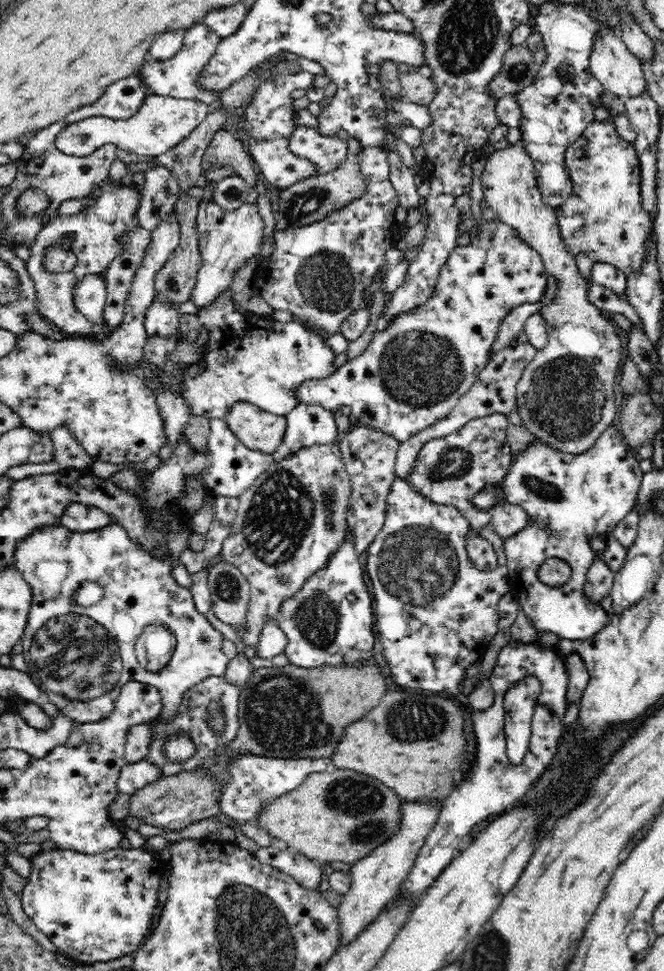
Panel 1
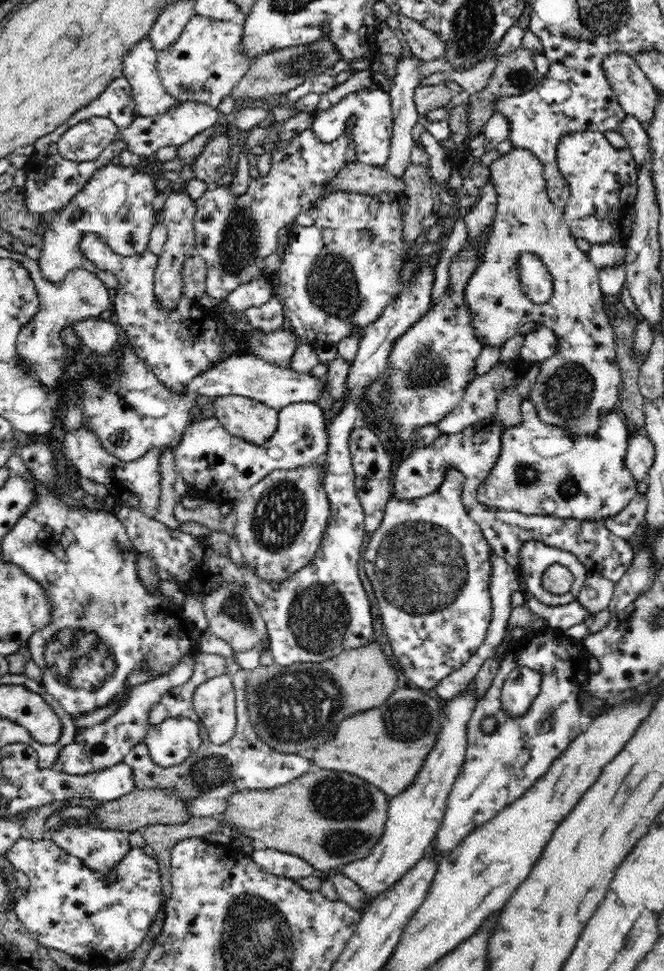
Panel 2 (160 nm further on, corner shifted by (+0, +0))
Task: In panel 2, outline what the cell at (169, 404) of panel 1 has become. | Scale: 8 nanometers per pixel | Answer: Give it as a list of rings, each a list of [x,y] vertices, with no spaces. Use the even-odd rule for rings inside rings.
[[[96,235],[82,236],[80,251],[87,260],[94,264],[99,273],[114,275],[114,278],[117,278],[118,288],[112,295],[113,321],[122,326],[129,343],[134,348],[136,357],[139,357],[148,366],[153,375],[160,380],[161,386],[168,387],[169,392],[173,394],[184,394],[187,384],[192,379],[215,368],[223,361],[222,342],[229,330],[222,321],[222,314],[216,313],[214,309],[202,308],[198,300],[189,300],[184,294],[180,296],[178,306],[171,311],[159,308],[161,303],[156,299],[154,293],[154,274],[159,262],[156,255],[147,250],[134,257],[118,256]]]

